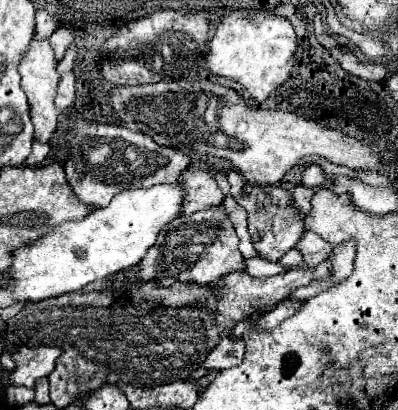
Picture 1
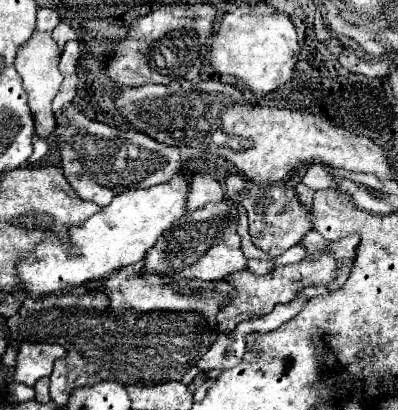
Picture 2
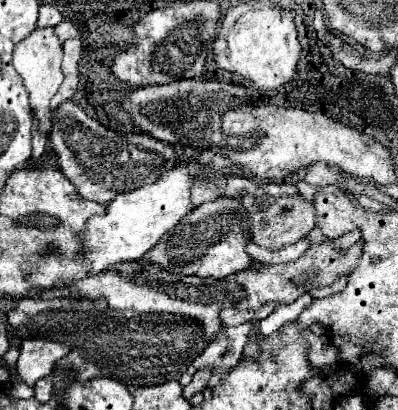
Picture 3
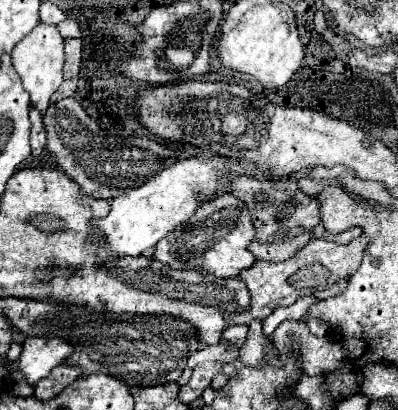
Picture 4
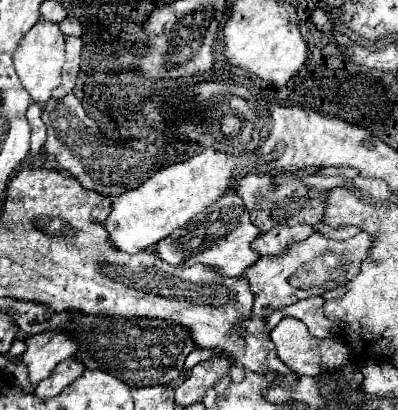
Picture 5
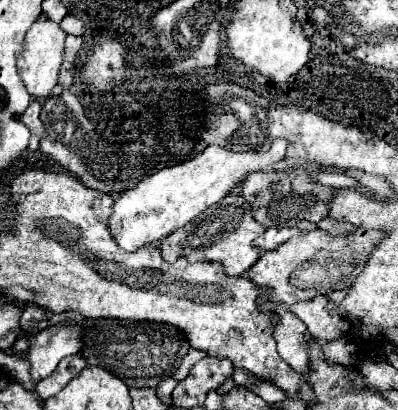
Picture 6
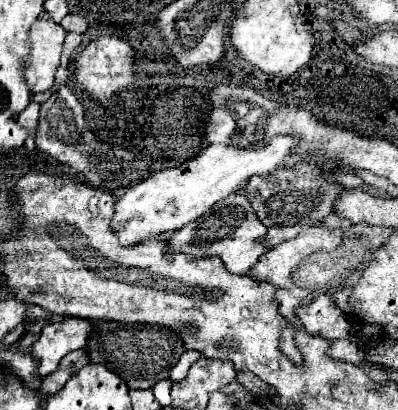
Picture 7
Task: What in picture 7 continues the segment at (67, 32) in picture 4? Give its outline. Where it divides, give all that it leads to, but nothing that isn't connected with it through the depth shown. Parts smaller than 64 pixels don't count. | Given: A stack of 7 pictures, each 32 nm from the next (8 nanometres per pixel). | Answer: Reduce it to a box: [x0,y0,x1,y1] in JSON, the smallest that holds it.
[60,14,86,34]

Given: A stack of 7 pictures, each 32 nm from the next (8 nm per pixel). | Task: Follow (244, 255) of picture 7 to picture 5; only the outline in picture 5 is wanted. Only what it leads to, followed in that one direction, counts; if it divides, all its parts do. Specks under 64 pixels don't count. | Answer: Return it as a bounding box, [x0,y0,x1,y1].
[156,192,260,276]

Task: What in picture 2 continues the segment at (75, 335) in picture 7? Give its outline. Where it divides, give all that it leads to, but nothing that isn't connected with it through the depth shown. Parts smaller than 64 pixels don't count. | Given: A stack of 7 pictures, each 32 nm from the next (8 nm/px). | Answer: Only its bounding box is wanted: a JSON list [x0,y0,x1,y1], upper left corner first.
[14,344,64,386]

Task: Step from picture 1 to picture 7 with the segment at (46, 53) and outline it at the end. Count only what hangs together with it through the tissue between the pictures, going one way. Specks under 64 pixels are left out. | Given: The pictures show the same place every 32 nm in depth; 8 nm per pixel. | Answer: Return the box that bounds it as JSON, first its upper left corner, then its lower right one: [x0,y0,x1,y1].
[24,18,66,94]

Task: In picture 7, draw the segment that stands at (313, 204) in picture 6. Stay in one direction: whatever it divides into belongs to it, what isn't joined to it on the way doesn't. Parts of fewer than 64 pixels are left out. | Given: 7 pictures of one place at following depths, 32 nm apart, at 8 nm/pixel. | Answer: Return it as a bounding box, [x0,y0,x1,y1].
[244,160,344,228]

